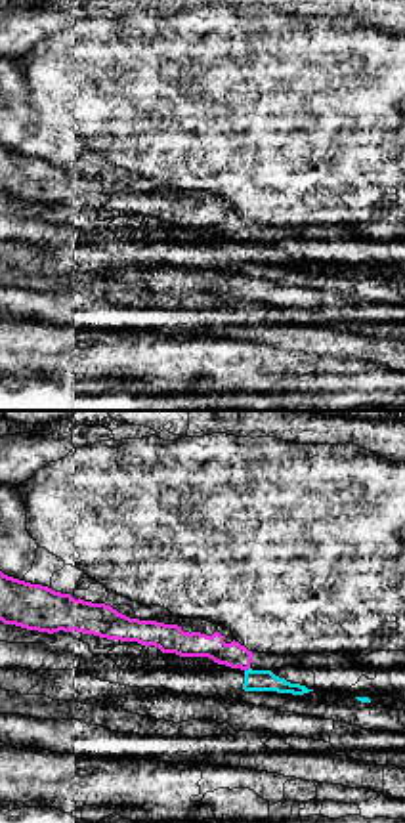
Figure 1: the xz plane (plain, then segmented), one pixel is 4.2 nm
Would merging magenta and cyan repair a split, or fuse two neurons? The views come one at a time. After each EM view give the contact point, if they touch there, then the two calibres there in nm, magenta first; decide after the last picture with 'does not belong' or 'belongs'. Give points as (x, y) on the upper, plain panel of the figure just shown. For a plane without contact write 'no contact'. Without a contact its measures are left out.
(247, 241) | 110/100 nm

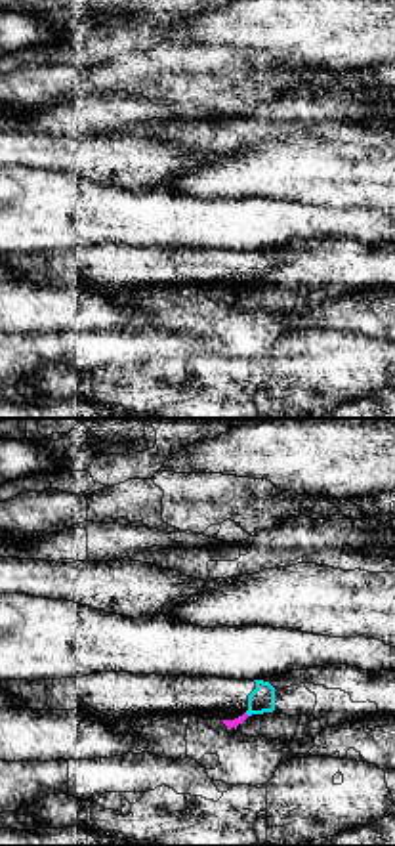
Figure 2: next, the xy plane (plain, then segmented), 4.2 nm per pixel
no contact

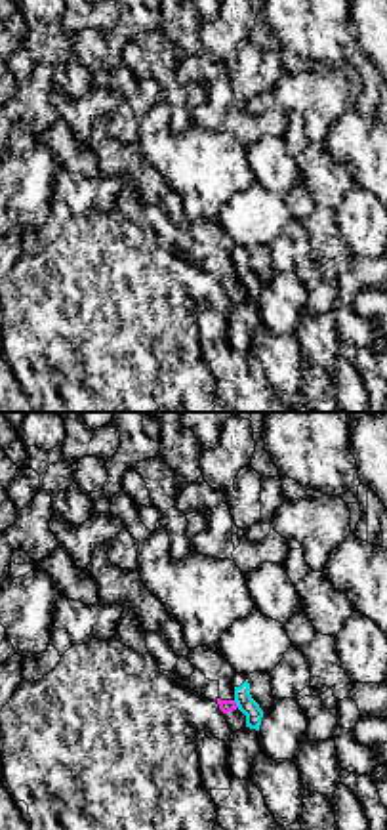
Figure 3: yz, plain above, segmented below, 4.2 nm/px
(235, 277) | 60/80 nm

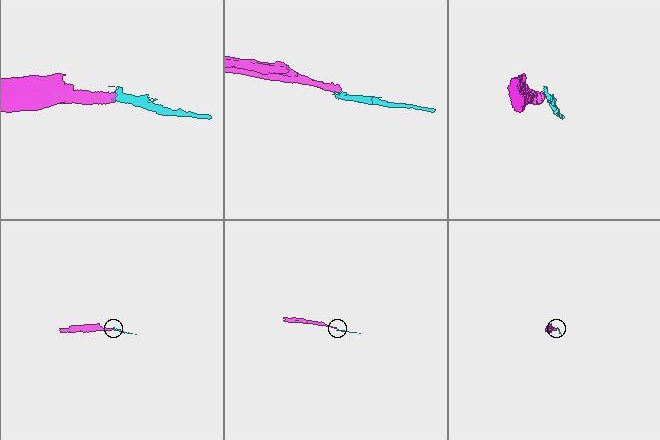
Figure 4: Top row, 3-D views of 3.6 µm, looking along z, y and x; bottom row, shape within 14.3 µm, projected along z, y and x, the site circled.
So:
does not belong

